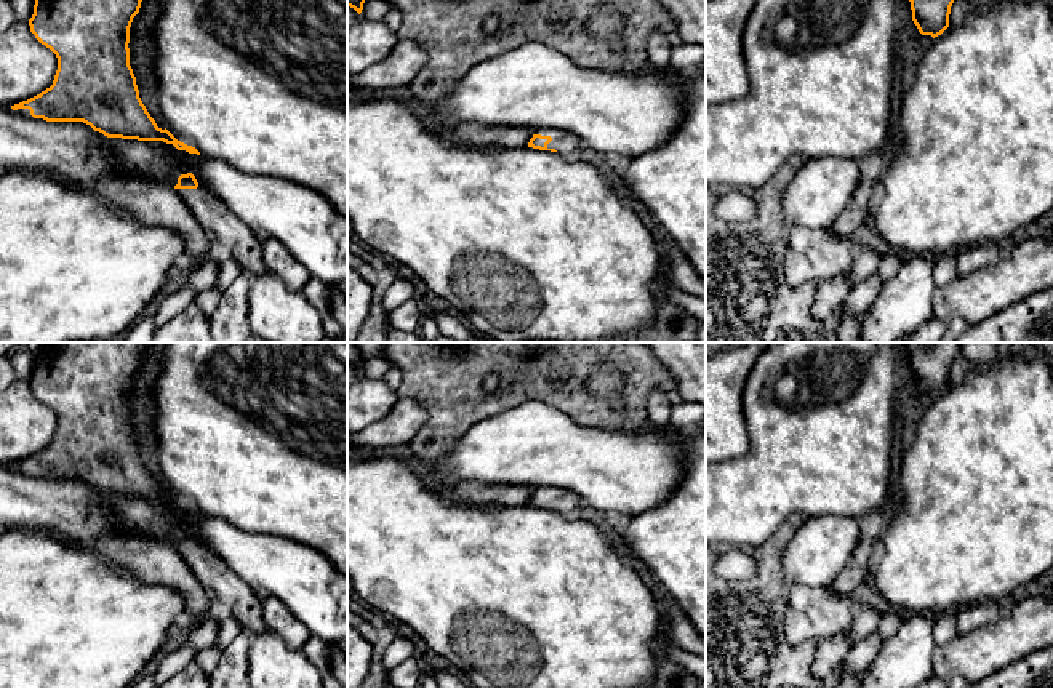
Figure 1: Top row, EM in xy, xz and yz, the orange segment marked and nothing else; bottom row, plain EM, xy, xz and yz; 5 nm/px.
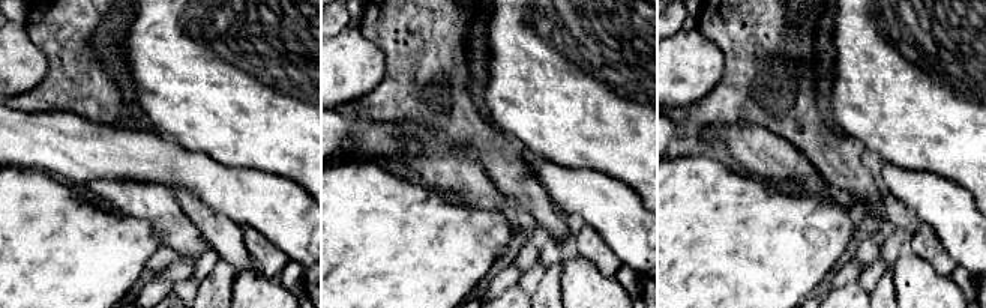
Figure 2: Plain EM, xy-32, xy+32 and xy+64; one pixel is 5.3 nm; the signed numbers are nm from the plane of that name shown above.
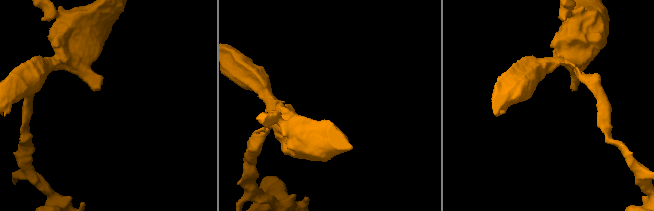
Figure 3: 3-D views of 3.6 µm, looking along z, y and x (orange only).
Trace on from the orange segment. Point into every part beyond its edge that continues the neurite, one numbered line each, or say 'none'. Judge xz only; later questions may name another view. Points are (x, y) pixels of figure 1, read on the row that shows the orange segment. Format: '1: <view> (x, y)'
1: xz (567, 144)

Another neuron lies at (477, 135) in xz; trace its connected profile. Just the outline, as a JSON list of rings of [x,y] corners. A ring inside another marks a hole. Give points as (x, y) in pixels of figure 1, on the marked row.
[[[464,123],[448,131],[458,144],[472,147],[525,147],[535,134],[531,126]]]

